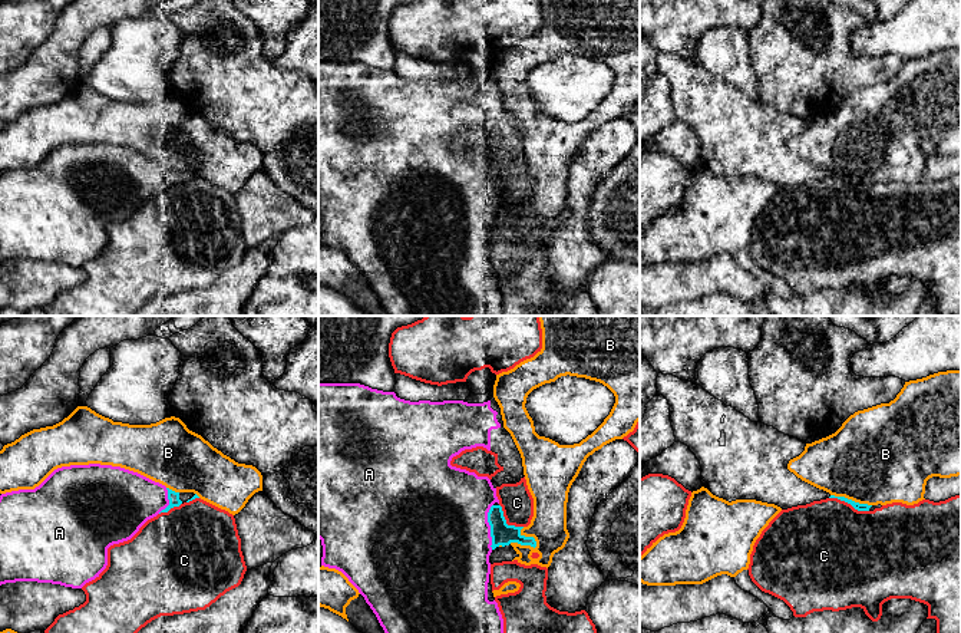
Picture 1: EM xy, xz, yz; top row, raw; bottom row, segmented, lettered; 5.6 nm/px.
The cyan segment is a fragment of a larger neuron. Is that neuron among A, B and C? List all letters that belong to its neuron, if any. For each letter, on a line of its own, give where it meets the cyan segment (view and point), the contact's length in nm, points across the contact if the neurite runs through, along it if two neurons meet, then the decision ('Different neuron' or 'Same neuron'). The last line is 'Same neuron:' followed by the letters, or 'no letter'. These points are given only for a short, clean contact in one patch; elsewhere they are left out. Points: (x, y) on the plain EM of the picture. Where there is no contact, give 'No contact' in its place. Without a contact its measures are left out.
A: Touches cyan at xz (491, 205). Shared border 260 nm. Different neuron
B: Touches cyan at xz (524, 223). Shared border 160 nm. Same neuron
C: Touches cyan at yz (849, 181). Shared border 240 nm. Different neuron
Same neuron: B

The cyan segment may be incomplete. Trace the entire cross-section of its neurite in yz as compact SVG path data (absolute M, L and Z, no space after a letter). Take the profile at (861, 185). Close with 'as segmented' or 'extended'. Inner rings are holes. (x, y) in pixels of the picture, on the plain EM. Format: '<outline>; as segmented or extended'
M961 49L905 60L889 82L858 89L835 112L806 122L787 148L858 189L878 182L918 182L925 178L929 156L961 154Z; extended

